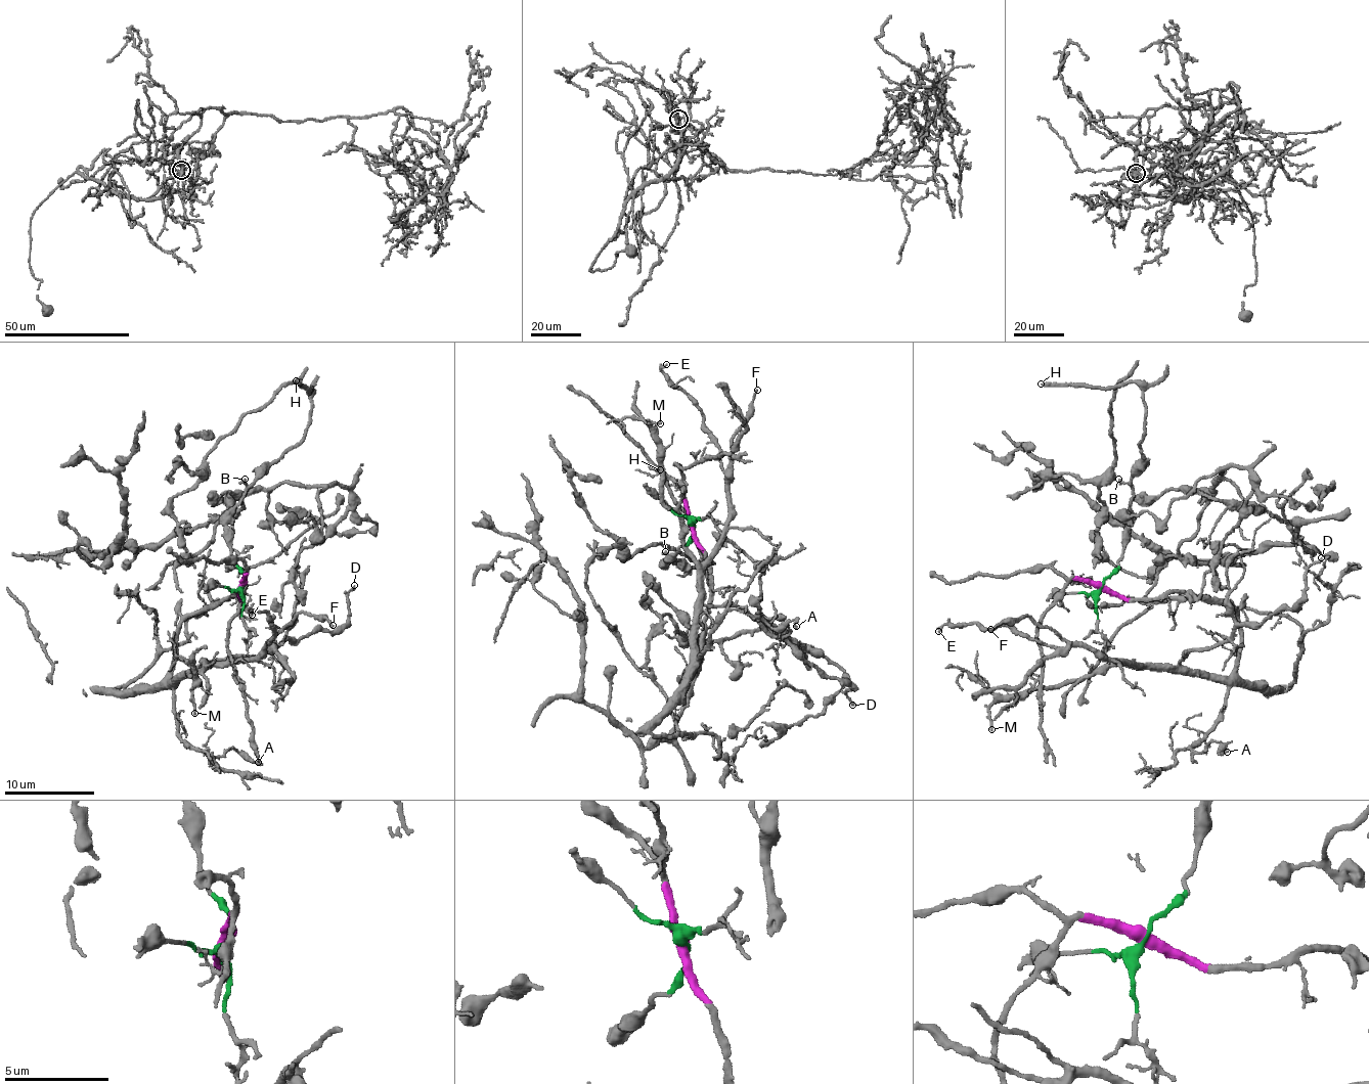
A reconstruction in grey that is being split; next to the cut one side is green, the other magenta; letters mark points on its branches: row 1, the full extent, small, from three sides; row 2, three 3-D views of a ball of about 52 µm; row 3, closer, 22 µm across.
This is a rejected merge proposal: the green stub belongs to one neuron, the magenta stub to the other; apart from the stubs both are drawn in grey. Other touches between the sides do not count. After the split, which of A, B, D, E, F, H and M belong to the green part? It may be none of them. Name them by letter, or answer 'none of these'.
B, H

